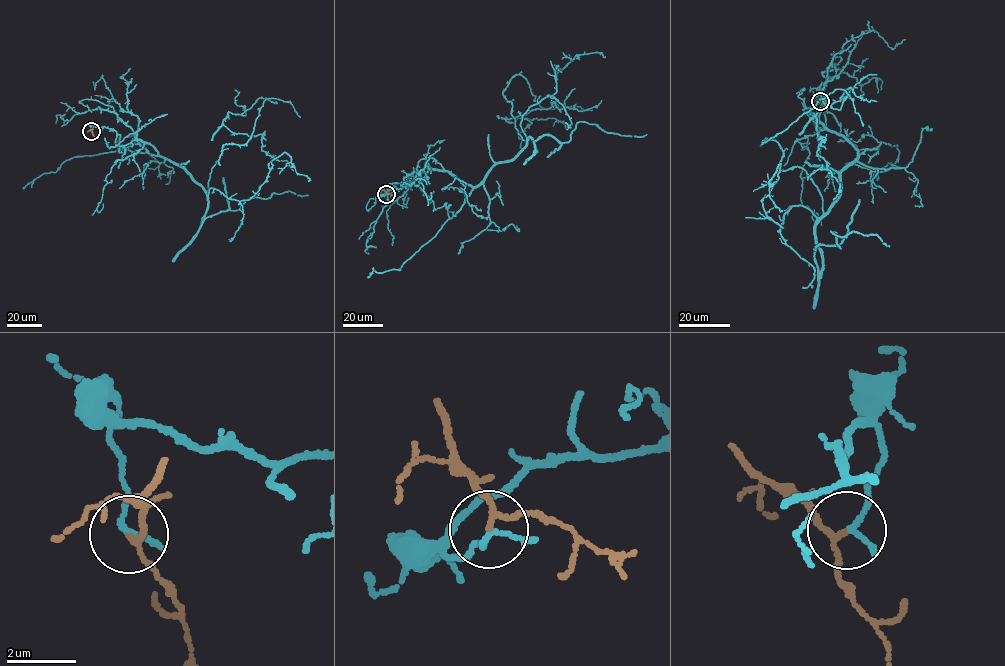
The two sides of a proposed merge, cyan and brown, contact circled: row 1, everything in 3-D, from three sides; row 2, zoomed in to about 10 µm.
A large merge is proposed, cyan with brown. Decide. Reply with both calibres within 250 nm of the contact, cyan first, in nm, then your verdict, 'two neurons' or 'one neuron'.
calibres 130 and 120 nm; two neurons

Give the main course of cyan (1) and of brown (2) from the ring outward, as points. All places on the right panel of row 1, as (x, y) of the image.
1: (820, 101), (820, 129), (858, 155), (824, 213), (762, 142), (849, 87), (815, 115), (833, 199)
2: (820, 101), (825, 113)

